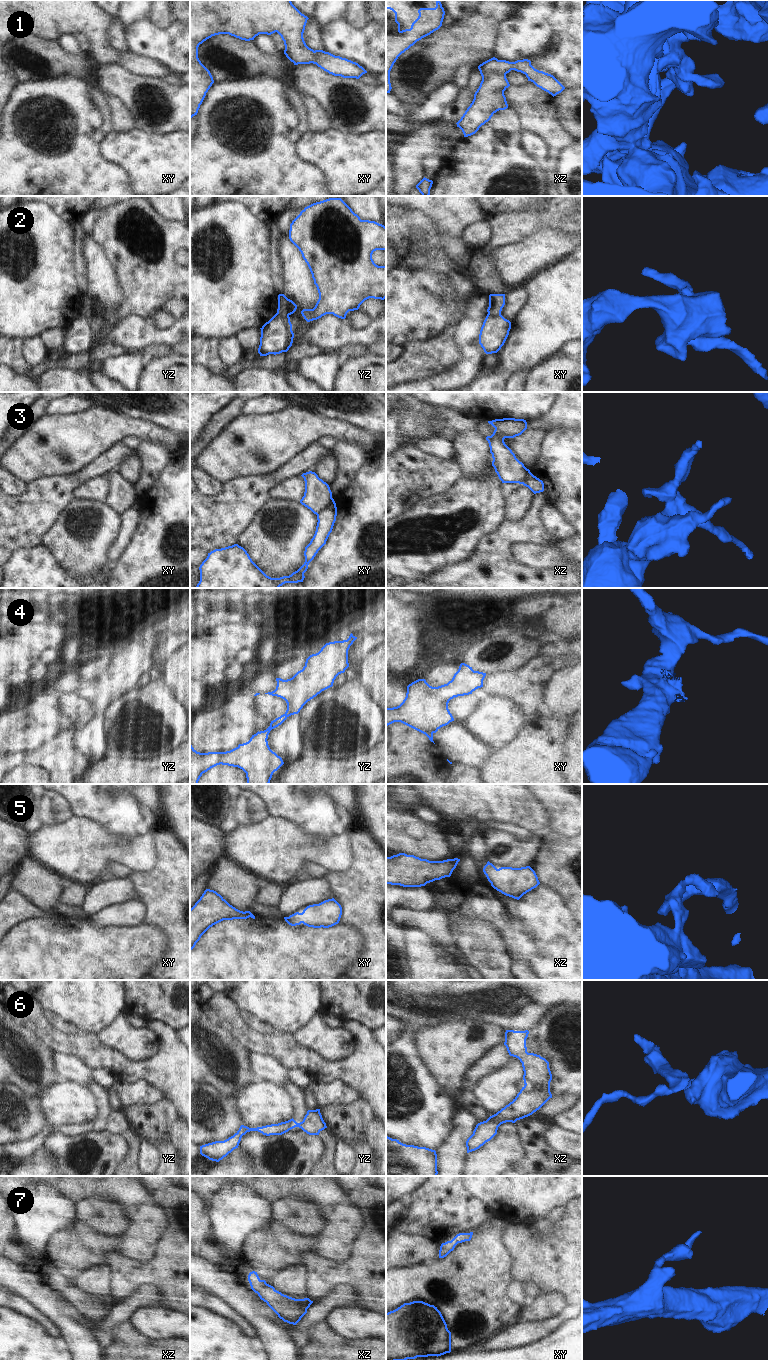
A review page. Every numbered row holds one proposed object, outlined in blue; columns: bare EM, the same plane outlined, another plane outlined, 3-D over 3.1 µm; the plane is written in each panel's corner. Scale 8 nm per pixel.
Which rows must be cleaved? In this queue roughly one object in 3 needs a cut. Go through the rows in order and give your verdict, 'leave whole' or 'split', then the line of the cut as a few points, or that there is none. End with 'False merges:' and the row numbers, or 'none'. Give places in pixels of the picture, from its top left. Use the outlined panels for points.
1: leave whole | no cut
2: split | yz (276, 313), (288, 316)
3: split | xy (333, 499), (317, 515)
4: leave whole | no cut
5: leave whole | no cut
6: leave whole | no cut
7: leave whole | no cut
False merges: 2, 3

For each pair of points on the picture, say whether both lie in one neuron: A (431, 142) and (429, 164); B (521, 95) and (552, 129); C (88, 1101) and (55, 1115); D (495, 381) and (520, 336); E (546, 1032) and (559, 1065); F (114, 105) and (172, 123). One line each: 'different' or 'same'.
A: different
B: same
C: same
D: different
E: same
F: different

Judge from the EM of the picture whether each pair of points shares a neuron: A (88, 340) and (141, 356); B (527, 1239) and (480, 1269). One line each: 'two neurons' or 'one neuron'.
A: two neurons
B: two neurons

